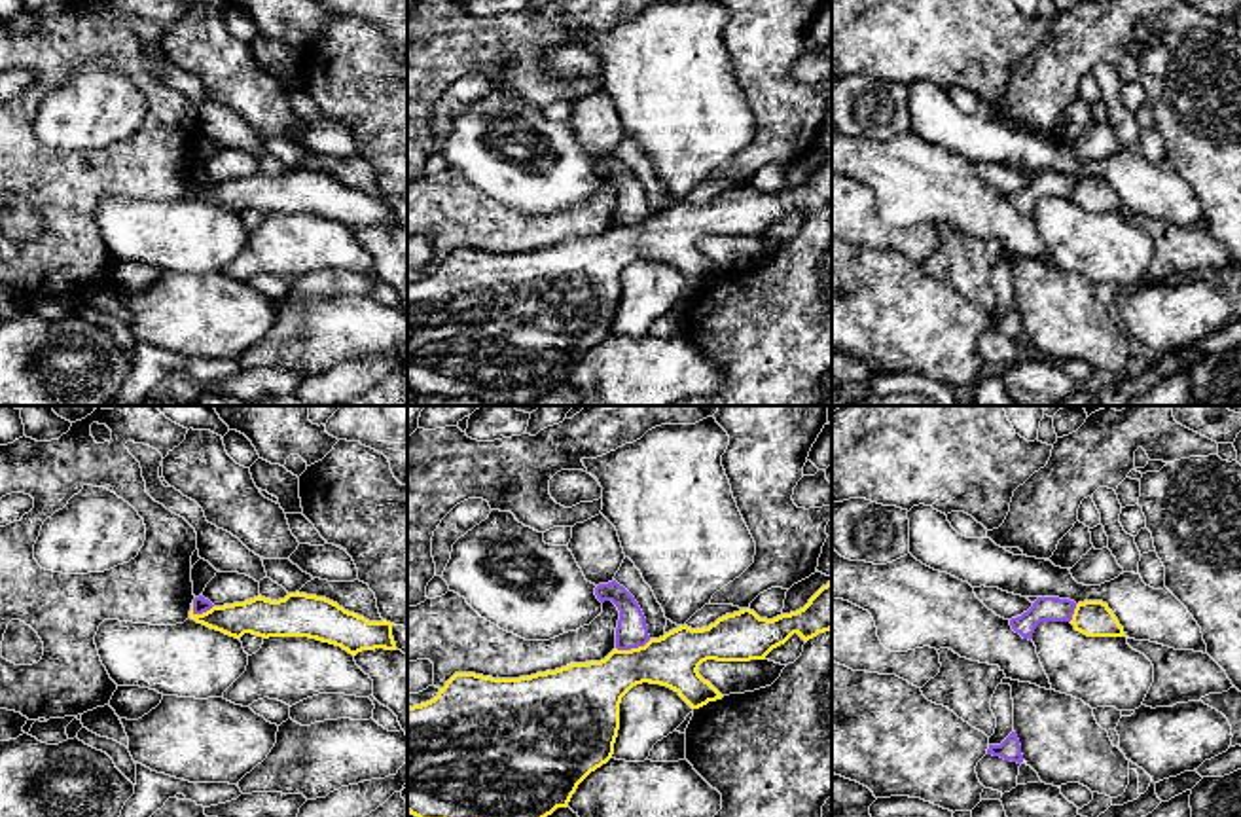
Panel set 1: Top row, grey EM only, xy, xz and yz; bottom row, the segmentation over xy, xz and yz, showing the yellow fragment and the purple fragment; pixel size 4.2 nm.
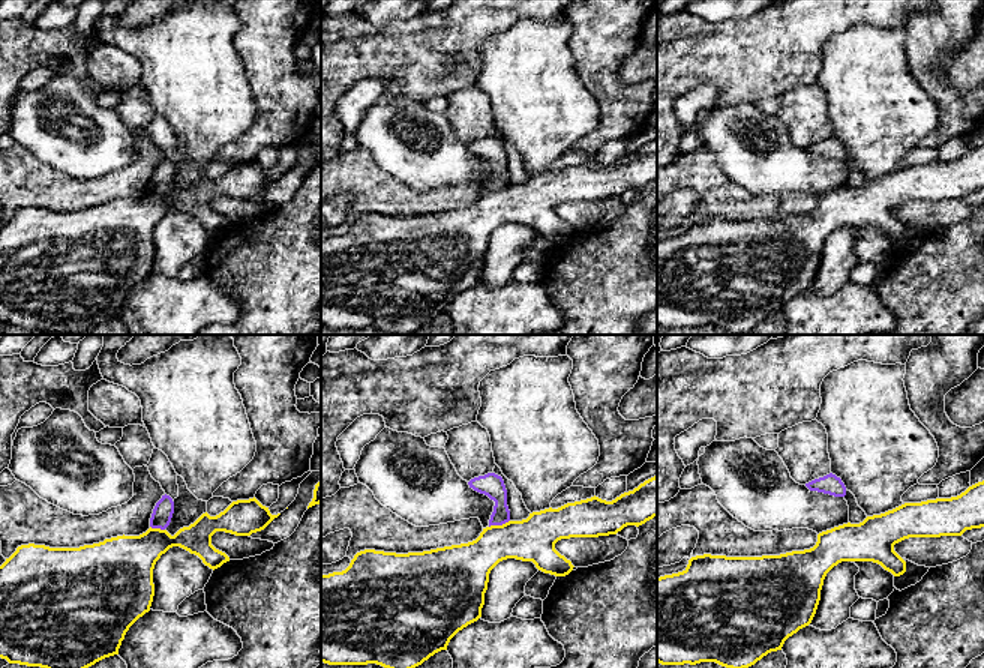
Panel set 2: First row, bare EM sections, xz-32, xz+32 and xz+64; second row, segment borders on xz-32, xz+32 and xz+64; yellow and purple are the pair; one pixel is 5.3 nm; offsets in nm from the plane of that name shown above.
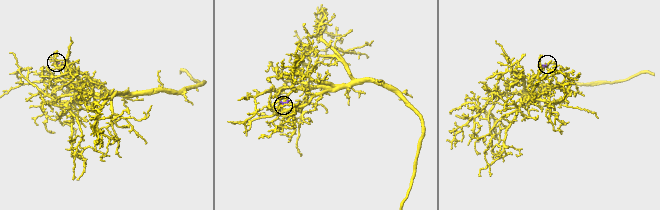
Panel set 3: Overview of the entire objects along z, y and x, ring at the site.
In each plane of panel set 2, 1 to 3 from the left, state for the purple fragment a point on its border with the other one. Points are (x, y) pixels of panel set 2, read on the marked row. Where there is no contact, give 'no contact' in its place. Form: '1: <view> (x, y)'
1: xz-32 (158, 529)
2: xz+32 (498, 526)
3: no contact

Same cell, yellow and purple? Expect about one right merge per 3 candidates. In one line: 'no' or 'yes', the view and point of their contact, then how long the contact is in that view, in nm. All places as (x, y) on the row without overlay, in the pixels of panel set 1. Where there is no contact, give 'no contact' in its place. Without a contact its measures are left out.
no; meets yellow in xz at (633, 224); contact 160 nm long

